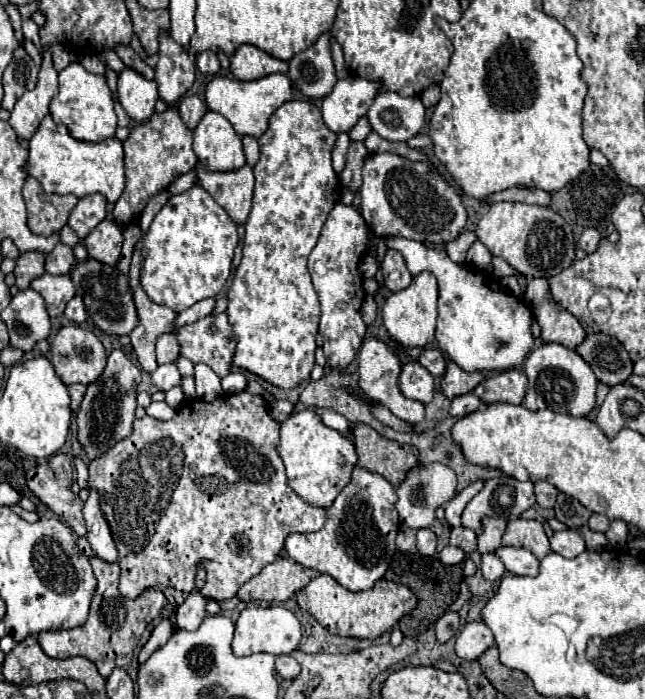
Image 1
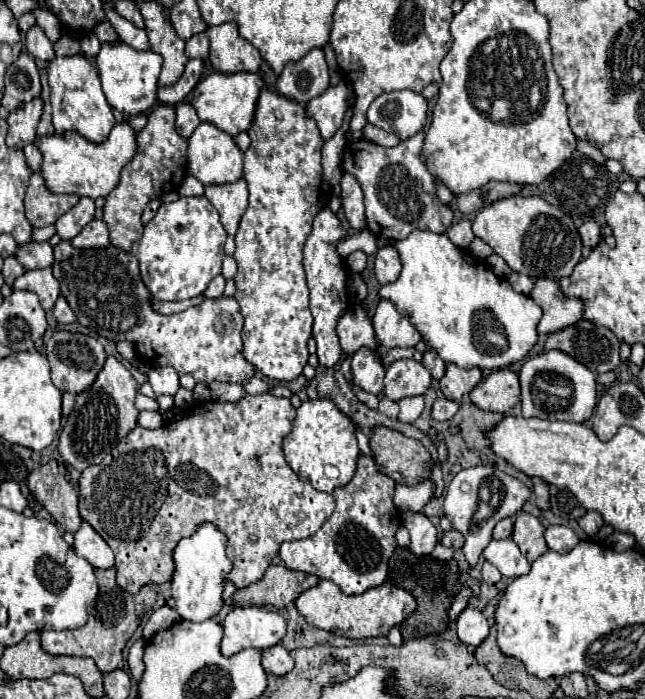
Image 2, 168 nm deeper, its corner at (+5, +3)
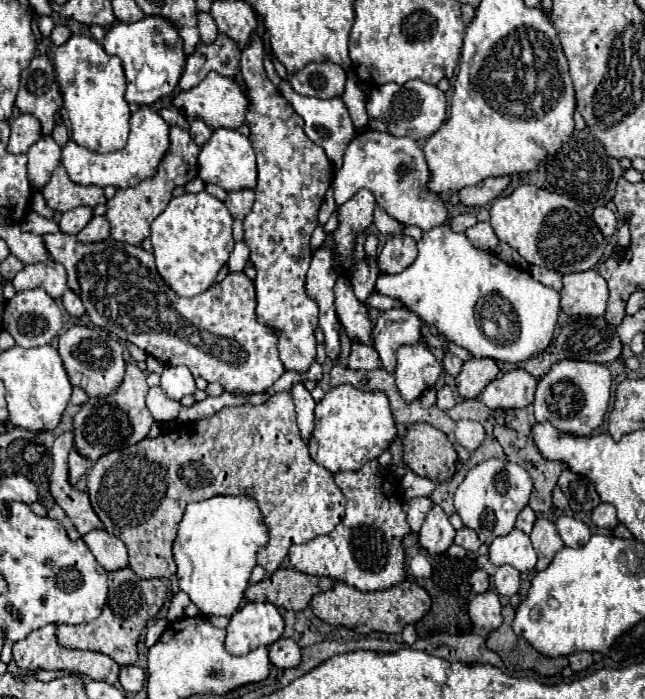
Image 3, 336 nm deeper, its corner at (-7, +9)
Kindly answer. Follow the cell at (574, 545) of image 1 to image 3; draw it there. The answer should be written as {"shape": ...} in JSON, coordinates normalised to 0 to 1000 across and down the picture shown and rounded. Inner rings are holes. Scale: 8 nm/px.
{"shape":[[[868,738],[862,744],[862,755],[865,755],[865,764],[868,764],[874,781],[896,784],[915,773],[915,758],[902,744],[893,744],[884,738]]]}

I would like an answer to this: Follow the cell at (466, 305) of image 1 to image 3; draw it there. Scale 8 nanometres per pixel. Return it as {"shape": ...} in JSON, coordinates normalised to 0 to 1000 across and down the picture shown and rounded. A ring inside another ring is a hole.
{"shape":[[[695,320],[657,332],[654,343],[648,346],[648,369],[636,378],[636,383],[611,395],[589,392],[580,415],[595,423],[620,426],[660,464],[676,466],[695,489],[729,501],[735,512],[763,512],[794,521],[806,521],[850,498],[859,484],[862,458],[868,446],[865,418],[828,401],[822,389],[778,375],[769,363],[735,355],[722,335],[701,332]]]}

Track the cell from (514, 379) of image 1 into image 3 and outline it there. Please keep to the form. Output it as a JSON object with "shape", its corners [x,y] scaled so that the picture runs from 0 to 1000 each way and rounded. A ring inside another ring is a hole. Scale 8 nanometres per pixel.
{"shape":[[[797,526],[775,541],[763,544],[753,558],[744,564],[744,572],[769,587],[791,587],[791,584],[816,584],[825,578],[831,561],[831,544],[812,526]]]}

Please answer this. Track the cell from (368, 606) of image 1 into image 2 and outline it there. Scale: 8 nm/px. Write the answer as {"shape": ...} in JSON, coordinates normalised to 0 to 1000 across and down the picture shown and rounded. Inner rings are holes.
{"shape":[[[496,830],[490,838],[468,847],[456,864],[478,893],[509,904],[521,898],[521,901],[530,901],[533,910],[552,913],[552,916],[577,913],[577,910],[602,910],[602,901],[608,896],[617,896],[645,870],[642,853],[629,847],[626,841],[617,841],[608,835],[589,835],[561,850],[536,853],[515,830]]]}

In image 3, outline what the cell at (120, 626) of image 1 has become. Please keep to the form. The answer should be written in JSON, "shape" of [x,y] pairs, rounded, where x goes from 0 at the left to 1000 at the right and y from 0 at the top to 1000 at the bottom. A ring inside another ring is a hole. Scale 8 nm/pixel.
{"shape":[[[202,813],[171,818],[167,841],[171,844],[167,844],[164,867],[167,867],[171,878],[158,878],[155,884],[149,884],[136,893],[121,893],[121,896],[93,893],[90,896],[90,918],[102,927],[158,933],[158,936],[171,938],[174,944],[180,944],[186,953],[198,953],[198,950],[208,950],[208,944],[214,941],[211,921],[214,921],[217,904],[229,893],[229,887],[239,884],[245,878],[245,873],[251,870],[260,841],[245,827],[236,827],[236,830],[214,827]]]}

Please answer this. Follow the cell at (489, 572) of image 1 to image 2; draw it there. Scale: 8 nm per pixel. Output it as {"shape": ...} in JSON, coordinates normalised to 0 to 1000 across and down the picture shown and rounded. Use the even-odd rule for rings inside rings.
{"shape":[[[750,804],[750,810],[747,810],[747,830],[753,835],[769,835],[775,827],[778,827],[778,821],[772,818],[772,813],[763,810],[760,804]]]}

